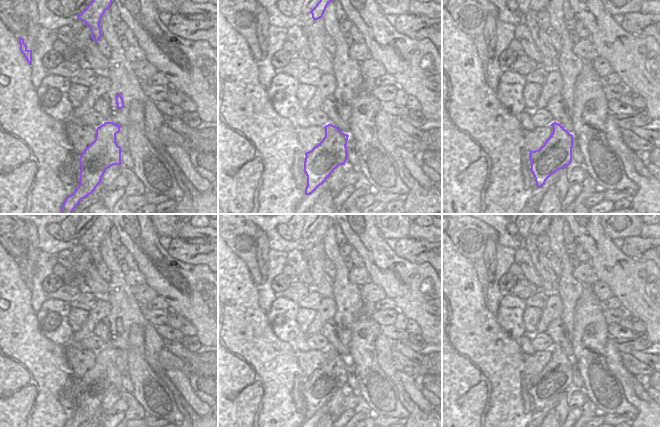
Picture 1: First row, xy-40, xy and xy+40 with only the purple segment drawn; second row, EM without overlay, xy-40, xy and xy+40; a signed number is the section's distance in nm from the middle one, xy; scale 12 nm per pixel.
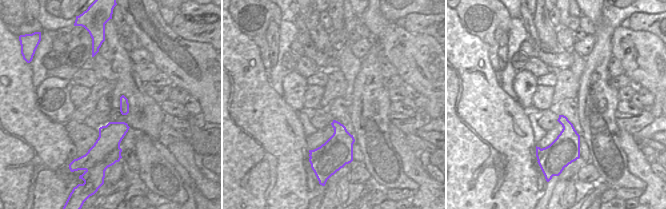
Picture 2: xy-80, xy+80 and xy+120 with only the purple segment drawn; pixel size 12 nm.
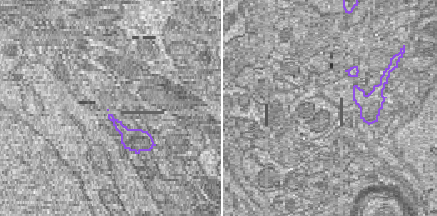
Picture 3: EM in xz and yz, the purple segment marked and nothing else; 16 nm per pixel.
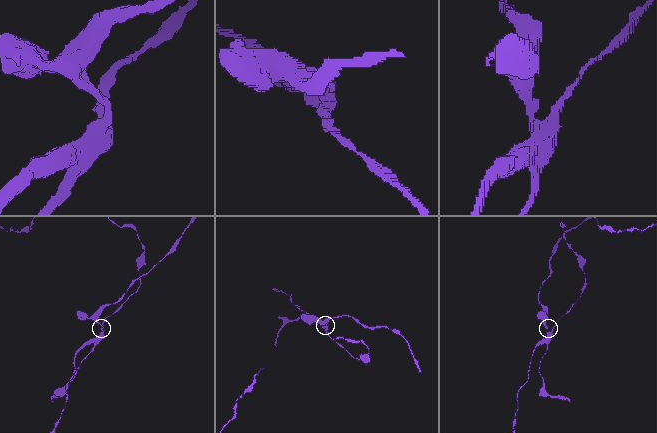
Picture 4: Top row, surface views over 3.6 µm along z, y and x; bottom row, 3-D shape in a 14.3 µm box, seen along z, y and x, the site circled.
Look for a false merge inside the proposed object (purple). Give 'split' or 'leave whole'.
split

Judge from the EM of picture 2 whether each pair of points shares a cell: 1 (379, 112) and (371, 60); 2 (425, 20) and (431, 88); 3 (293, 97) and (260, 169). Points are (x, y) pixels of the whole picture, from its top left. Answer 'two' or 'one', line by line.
1: one
2: two
3: two

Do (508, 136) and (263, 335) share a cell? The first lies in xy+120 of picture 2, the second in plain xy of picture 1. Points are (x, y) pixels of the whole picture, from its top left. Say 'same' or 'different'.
same

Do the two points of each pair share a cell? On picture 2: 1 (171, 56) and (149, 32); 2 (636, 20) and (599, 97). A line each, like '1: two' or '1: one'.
1: one
2: two

